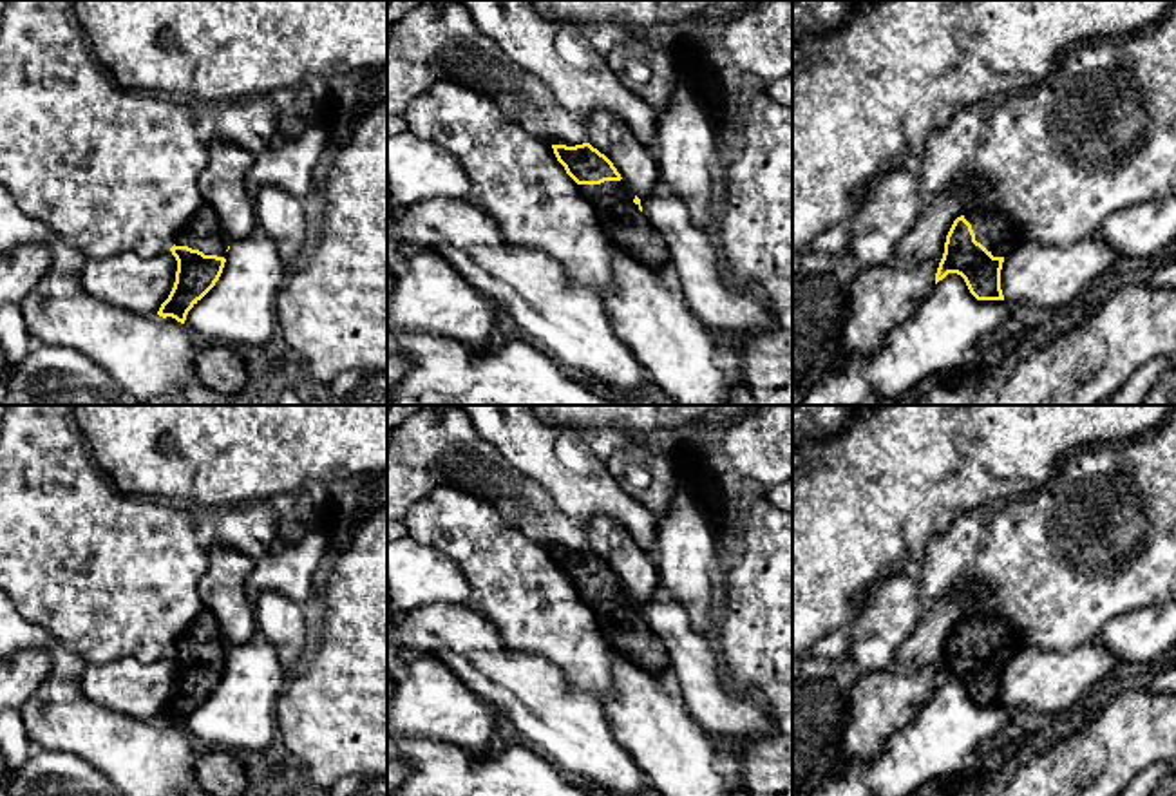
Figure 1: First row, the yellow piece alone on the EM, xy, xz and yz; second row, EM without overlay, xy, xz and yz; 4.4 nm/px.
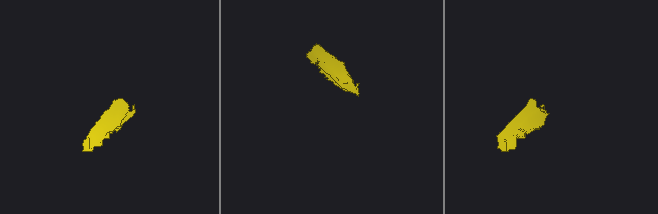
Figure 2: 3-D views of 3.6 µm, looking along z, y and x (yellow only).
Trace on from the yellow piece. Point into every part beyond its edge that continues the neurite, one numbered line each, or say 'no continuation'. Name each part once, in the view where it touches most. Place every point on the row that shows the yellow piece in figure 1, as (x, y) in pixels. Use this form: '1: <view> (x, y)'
1: yz (995, 232)

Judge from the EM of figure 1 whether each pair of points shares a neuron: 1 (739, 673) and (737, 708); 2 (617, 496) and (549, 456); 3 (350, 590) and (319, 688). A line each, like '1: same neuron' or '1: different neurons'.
1: different neurons
2: same neuron
3: same neuron

